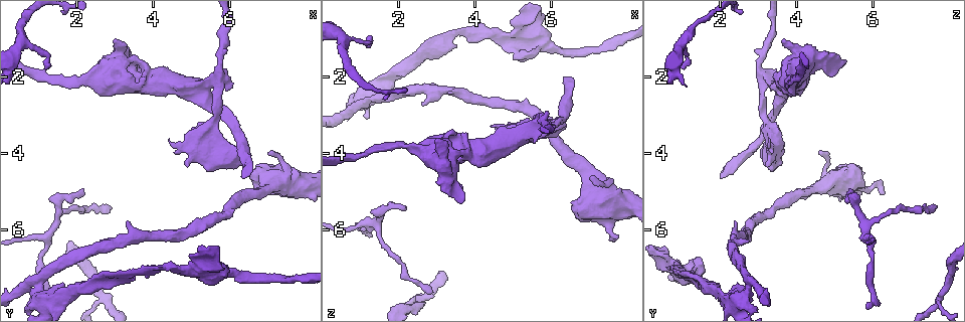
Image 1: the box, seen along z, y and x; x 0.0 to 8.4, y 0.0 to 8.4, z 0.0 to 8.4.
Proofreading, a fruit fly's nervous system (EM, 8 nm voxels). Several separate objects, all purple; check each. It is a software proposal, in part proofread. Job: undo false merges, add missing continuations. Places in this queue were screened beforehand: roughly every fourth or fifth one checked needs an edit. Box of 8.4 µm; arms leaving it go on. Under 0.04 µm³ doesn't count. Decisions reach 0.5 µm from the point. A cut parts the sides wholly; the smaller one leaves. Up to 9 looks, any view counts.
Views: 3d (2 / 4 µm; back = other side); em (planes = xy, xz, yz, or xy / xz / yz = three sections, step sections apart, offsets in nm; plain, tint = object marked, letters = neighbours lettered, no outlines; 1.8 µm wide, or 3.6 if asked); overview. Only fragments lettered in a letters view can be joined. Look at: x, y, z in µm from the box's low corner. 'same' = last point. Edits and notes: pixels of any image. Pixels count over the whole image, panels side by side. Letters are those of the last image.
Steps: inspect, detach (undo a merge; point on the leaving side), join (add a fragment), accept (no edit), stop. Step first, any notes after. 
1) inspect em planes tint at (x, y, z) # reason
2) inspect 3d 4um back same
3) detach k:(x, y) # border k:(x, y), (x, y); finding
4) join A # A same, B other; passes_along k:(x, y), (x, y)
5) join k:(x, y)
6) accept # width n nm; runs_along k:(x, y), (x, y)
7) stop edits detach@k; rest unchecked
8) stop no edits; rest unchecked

inspect em planes letters at (3.65, 7.10, 0.85) # thin neck

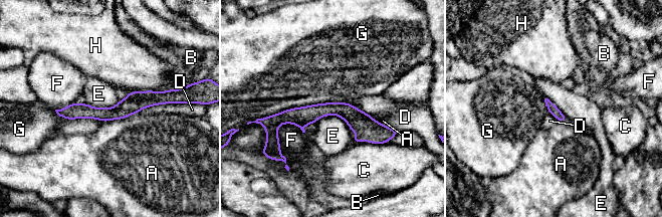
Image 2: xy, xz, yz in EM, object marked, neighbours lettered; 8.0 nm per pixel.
accept # A other, B other, C other, D other, E other, F other, G other, H other; runs_along 2:(273, 123), (344, 110), (389, 133); continuous, no second neuron

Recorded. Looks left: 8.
inspect 3d 2um at (5.25, 3.65, 3.40) # abrupt turn

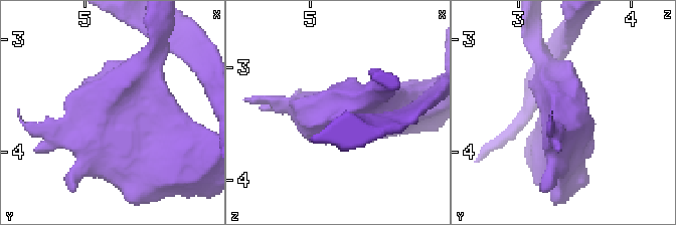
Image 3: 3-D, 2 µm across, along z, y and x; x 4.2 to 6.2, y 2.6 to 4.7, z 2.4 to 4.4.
inspect em planes letters at (5.24, 3.64, 3.38)

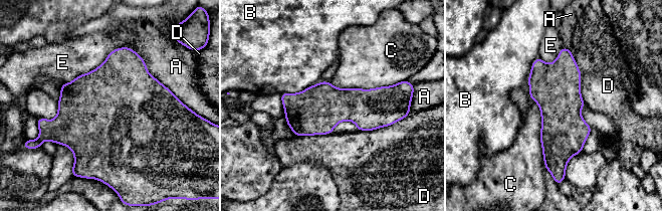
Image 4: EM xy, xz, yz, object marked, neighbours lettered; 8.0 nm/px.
accept # width 380 nm; A other, B other, C other, D other, E other; border 4:(530, 97), (539, 110), (545, 168); all the same neuron

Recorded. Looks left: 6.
inspect 3d 4um back at (3.80, 2.15, 4.00) # a fork

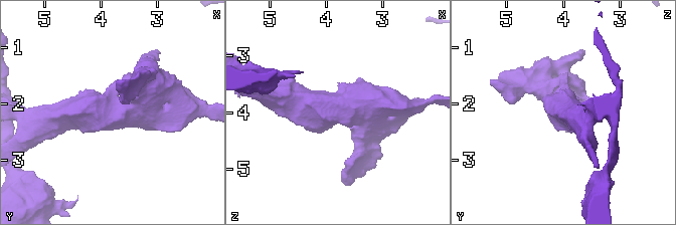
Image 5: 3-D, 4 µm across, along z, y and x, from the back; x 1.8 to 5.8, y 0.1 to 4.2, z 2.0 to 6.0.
inspect em 3.6um yz step 8 tint at (3.75, 2.20, 4.05)

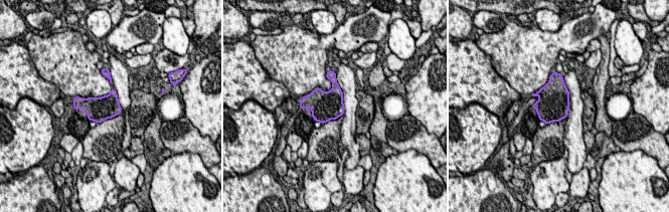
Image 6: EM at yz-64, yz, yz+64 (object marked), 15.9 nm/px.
inspect em 3.6um yz step 8 letters same

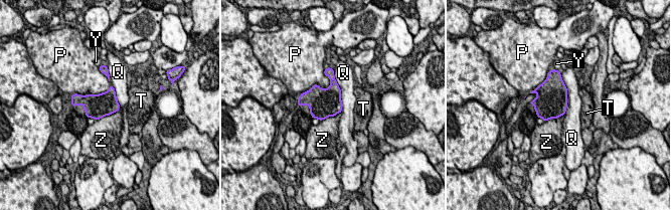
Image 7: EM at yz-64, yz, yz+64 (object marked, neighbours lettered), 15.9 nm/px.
accept # longest_contact Q 700 nm; P other, Q other, T other, Y other, Z other; border 7:(333, 70), (340, 89), (342, 112); one neuron here

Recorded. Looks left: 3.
inspect em planes letters at (5.70, 1.95, 3.10) # sharp bend

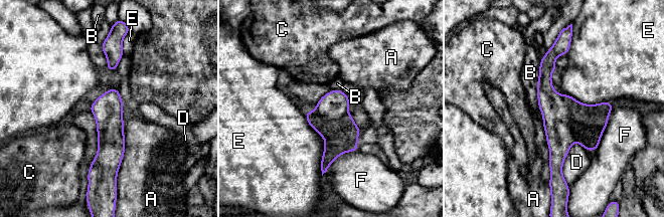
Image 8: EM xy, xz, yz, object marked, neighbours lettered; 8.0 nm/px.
detach 8:(552, 105) # width 240 nm; longest_contact E 550 nm; A other, B other, C other, D other, E other, F other; two neurons meet here

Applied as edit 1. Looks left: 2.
stop edits detach@8; rest unchecked

